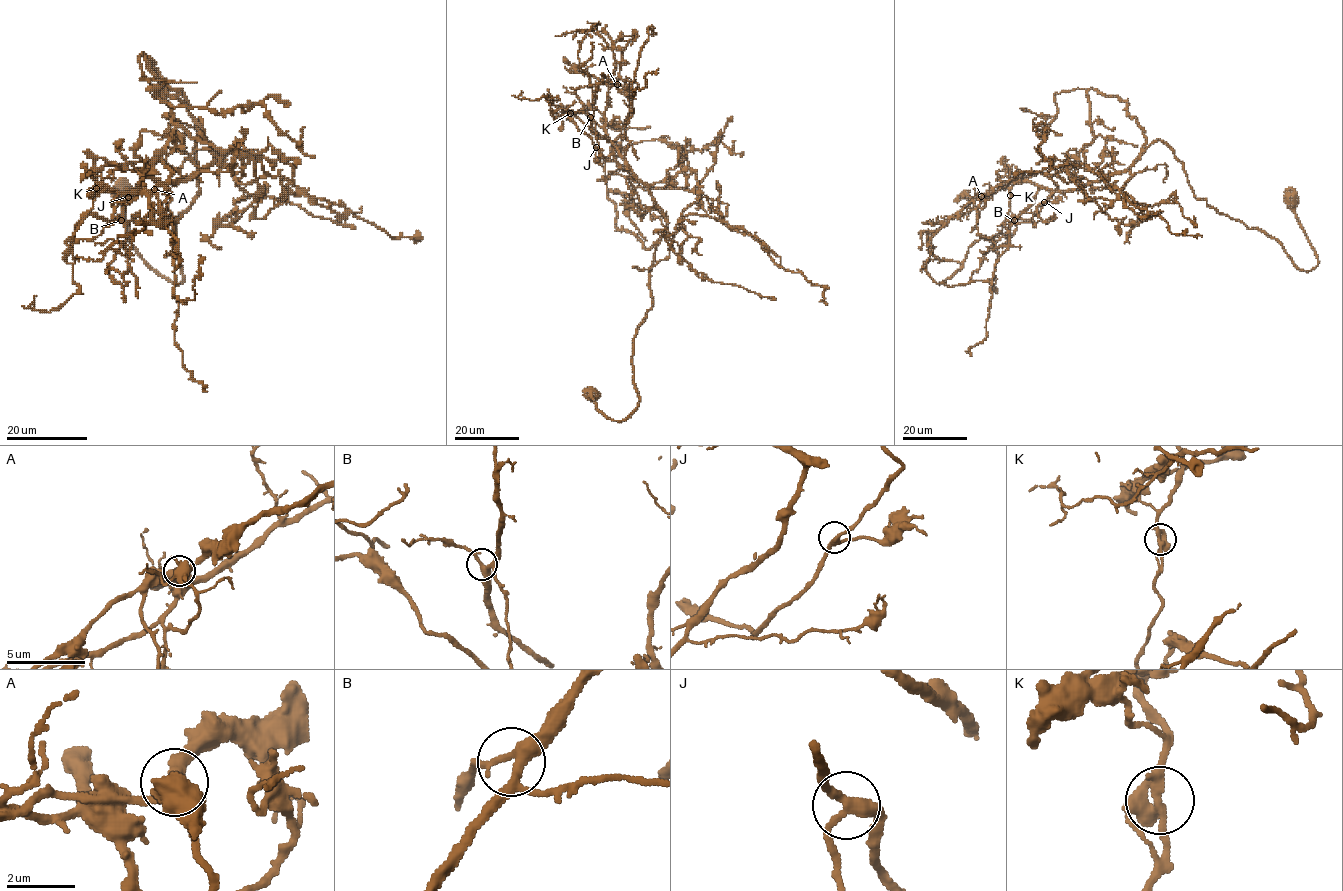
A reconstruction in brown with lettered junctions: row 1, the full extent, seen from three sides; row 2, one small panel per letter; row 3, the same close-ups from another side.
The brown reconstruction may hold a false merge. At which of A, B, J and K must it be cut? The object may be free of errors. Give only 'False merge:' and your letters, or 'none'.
False merge: none

